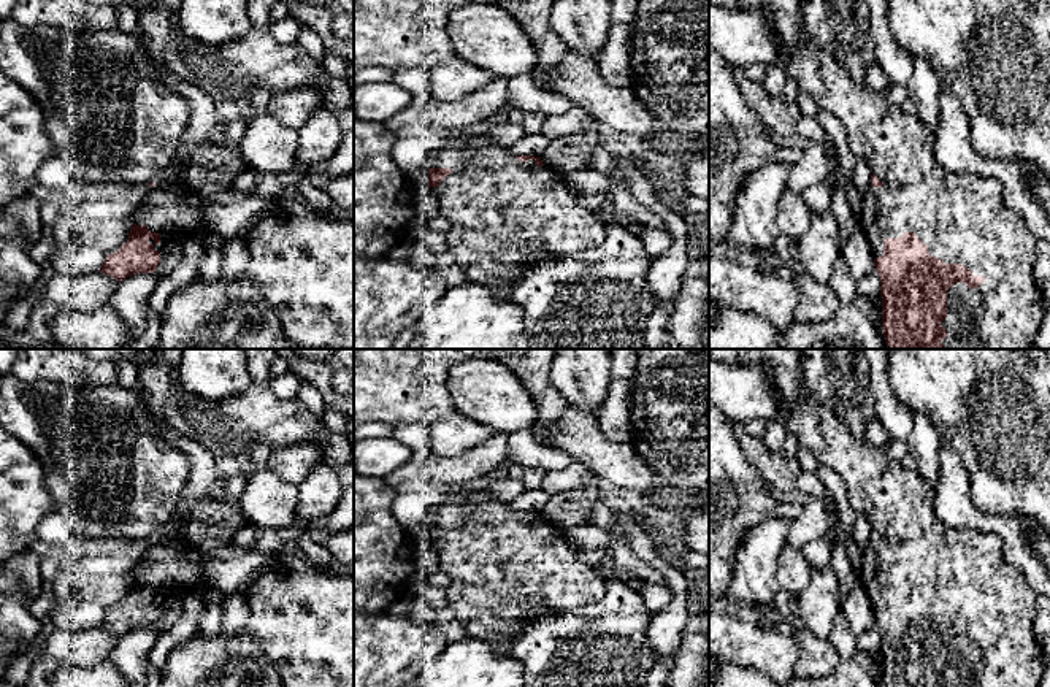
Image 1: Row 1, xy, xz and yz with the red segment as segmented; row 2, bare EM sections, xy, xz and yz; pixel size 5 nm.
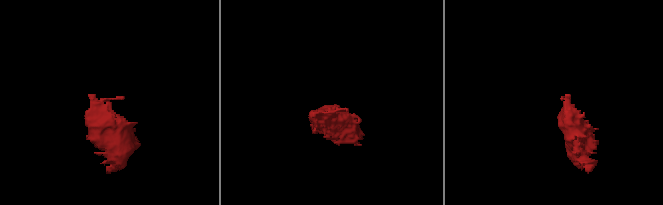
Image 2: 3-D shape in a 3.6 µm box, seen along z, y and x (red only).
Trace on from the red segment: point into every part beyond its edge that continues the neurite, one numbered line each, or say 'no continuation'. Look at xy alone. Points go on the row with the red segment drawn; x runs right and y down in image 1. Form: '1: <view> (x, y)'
1: xy (110, 118)

